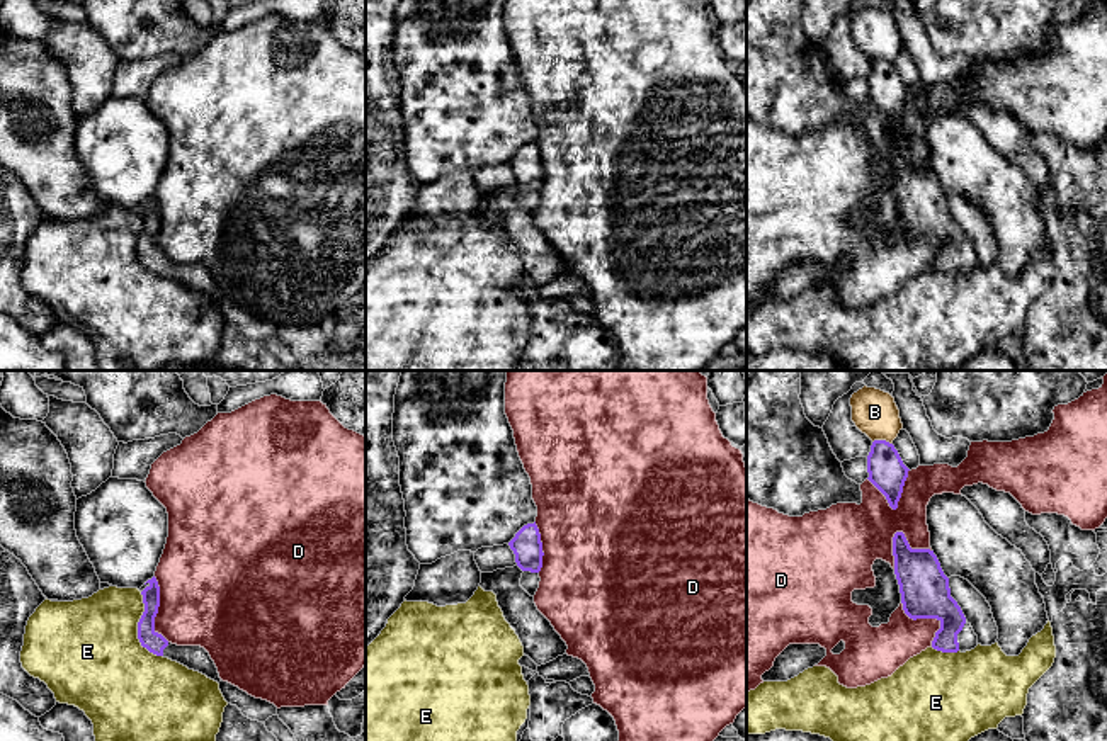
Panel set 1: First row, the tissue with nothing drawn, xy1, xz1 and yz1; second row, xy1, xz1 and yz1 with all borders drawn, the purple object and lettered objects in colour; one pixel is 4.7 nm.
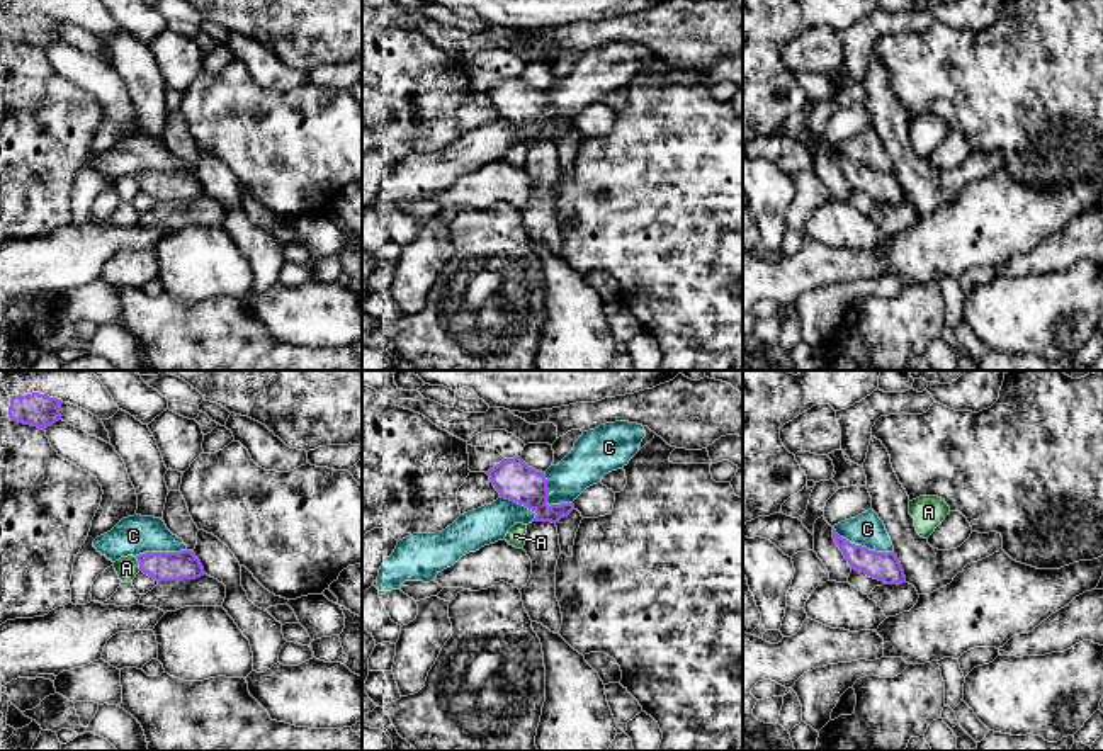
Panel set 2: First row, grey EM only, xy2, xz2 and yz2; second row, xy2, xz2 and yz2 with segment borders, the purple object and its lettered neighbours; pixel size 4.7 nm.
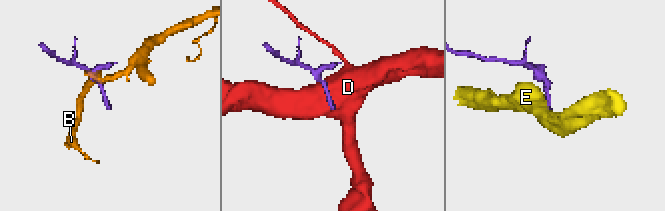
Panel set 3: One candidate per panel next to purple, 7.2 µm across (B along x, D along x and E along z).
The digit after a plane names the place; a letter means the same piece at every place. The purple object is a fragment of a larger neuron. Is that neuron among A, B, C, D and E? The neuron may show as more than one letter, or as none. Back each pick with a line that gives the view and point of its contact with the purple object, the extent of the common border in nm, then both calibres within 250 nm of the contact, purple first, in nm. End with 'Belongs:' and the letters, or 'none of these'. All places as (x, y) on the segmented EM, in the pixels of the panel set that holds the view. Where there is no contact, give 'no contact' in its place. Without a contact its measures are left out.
Belongs: none of these

